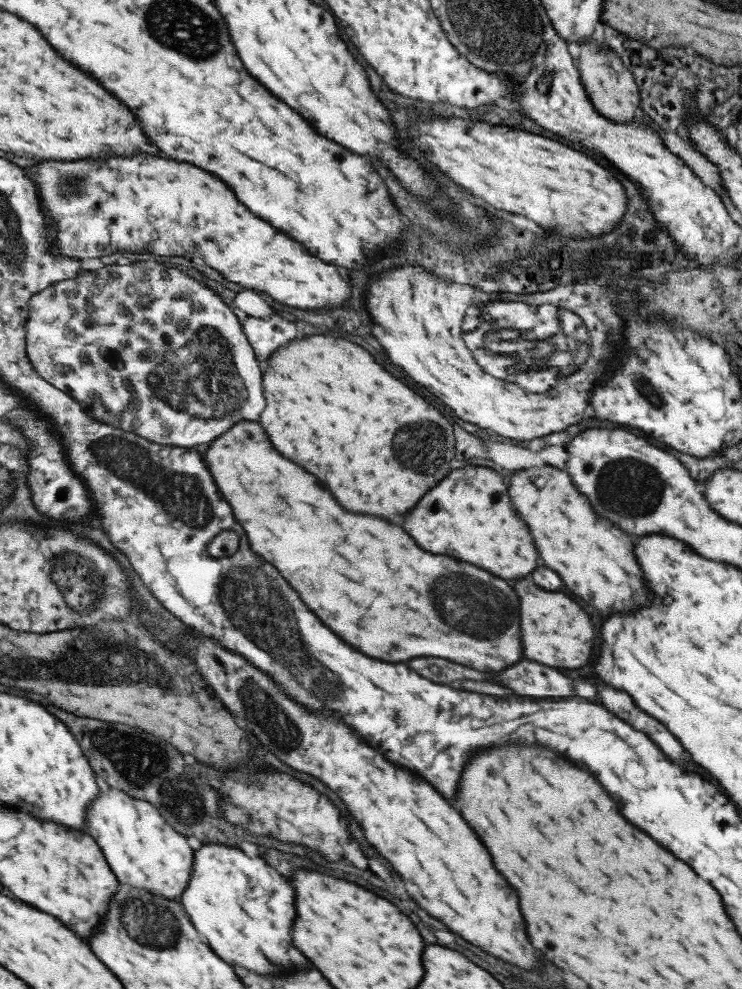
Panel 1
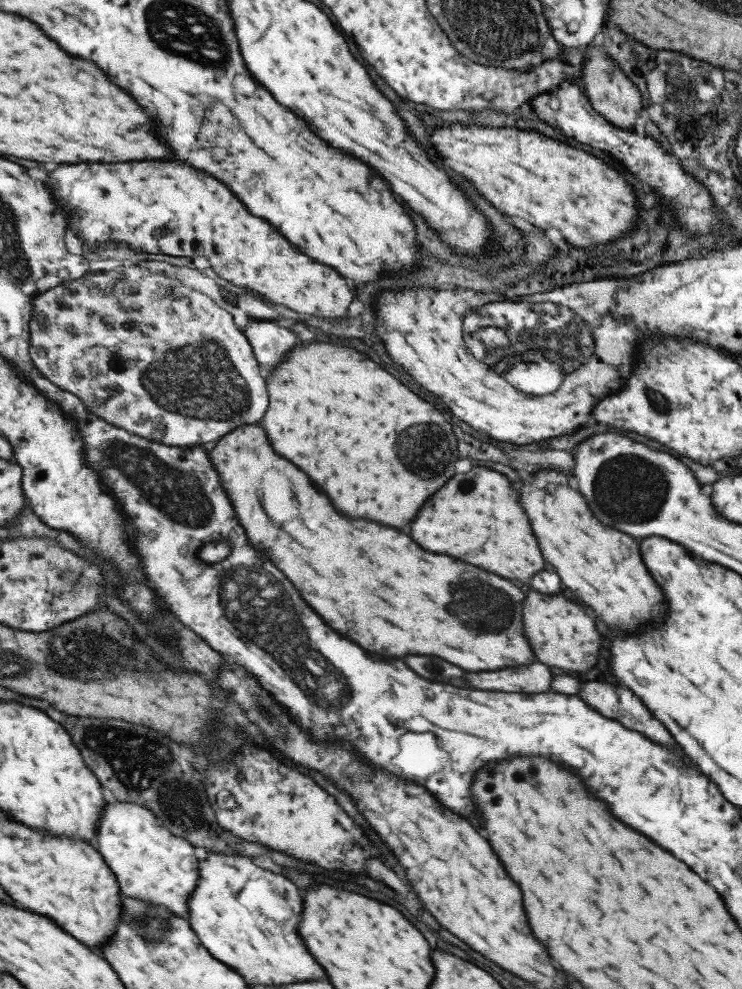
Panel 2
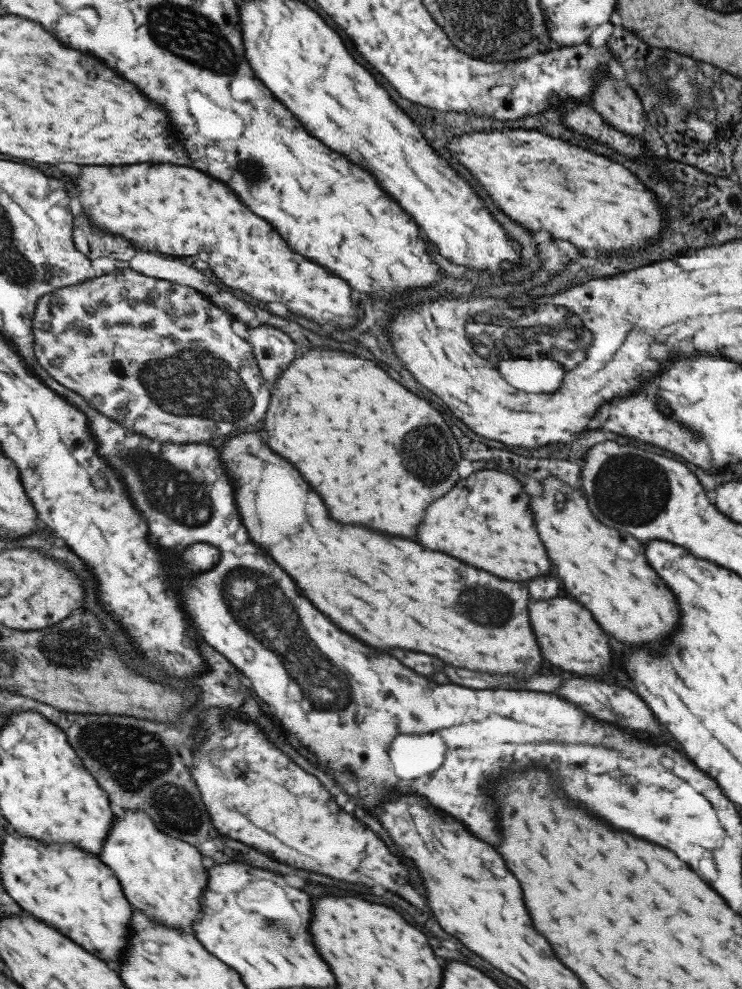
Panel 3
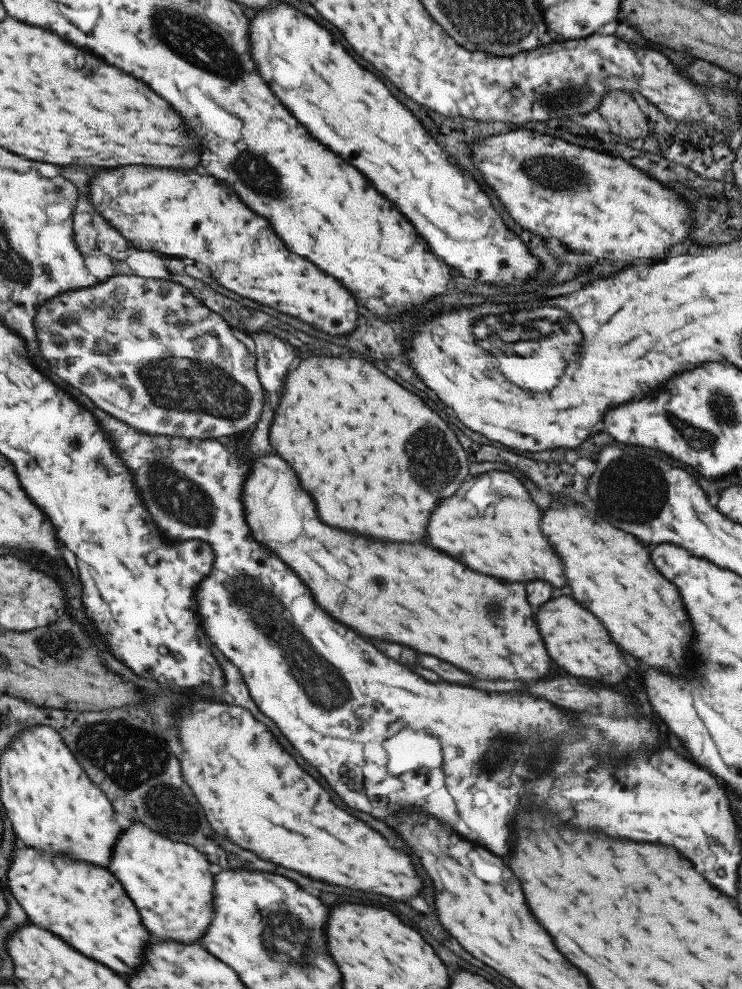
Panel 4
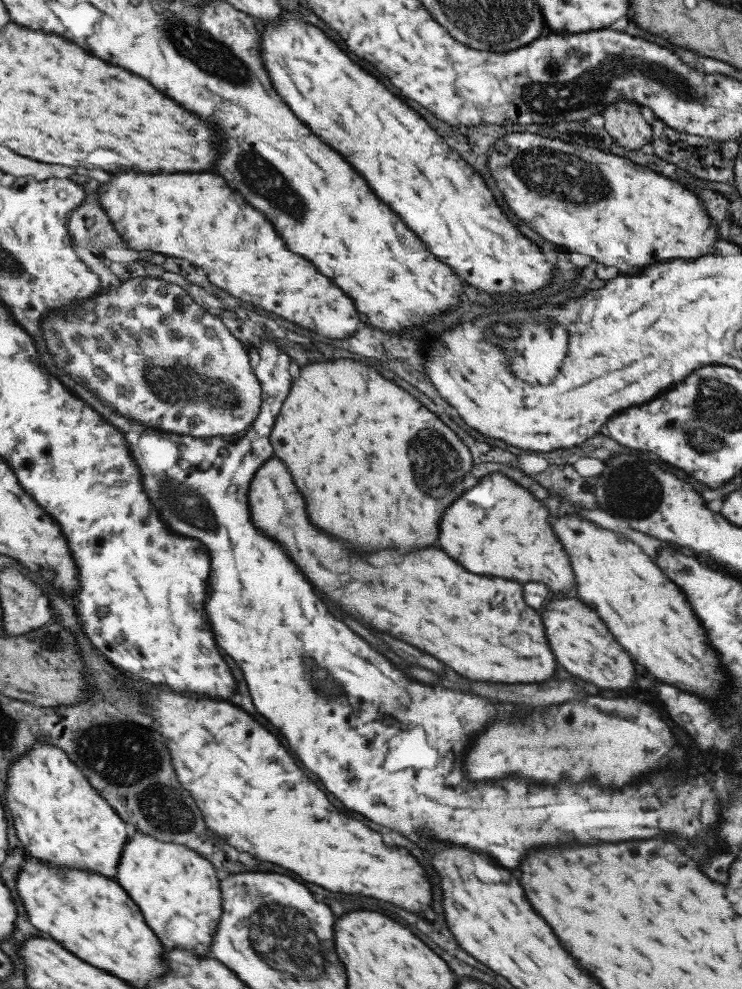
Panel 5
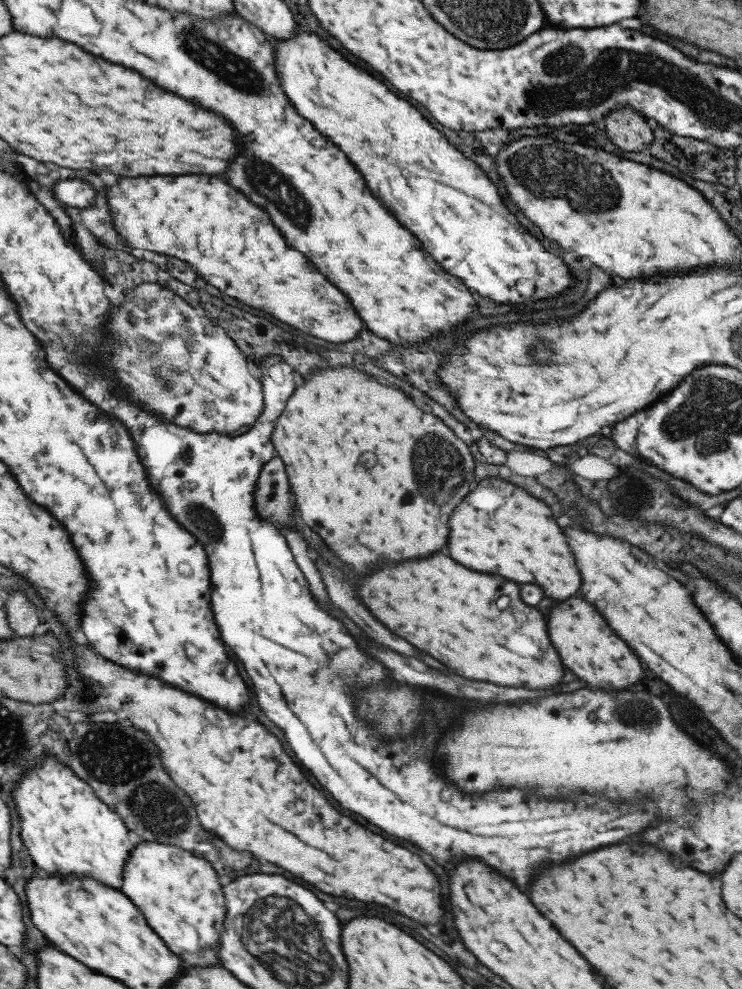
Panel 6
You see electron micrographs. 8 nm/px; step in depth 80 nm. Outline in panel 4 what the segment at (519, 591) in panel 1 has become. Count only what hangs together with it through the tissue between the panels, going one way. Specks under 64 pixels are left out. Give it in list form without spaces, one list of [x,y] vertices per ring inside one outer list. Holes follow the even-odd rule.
[[[567,596],[549,600],[537,608],[535,620],[539,626],[539,634],[545,642],[547,654],[555,664],[559,664],[571,676],[583,676],[611,684],[627,678],[629,668],[625,666],[617,646],[607,636],[607,630],[591,612],[581,608],[575,600]]]

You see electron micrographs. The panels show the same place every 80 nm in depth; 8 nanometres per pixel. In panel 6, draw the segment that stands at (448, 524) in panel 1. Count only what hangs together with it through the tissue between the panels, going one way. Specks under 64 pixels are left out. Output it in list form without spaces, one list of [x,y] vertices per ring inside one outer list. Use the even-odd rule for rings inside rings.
[[[499,476],[493,480],[489,480],[489,478],[481,480],[477,484],[477,488],[473,488],[469,492],[469,496],[465,496],[457,504],[455,512],[451,514],[451,548],[447,548],[447,550],[455,562],[459,562],[465,568],[471,568],[475,572],[499,574],[507,580],[523,582],[523,584],[527,580],[535,580],[533,583],[543,590],[545,596],[551,596],[559,602],[567,596],[573,596],[579,590],[581,583],[573,555],[567,548],[565,536],[561,534],[559,526],[551,518],[549,508],[541,500],[535,500],[533,496],[523,492],[521,488],[499,480]]]

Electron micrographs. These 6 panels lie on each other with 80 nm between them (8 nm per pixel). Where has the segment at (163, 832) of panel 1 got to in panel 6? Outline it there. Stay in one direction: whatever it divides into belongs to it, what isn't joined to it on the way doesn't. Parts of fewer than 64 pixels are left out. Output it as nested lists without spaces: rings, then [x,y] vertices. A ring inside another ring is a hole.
[[[145,840],[131,853],[124,876],[122,891],[143,910],[147,920],[151,920],[151,928],[167,940],[173,952],[189,954],[187,966],[213,966],[221,962],[217,954],[227,918],[227,902],[211,861],[179,846]]]

